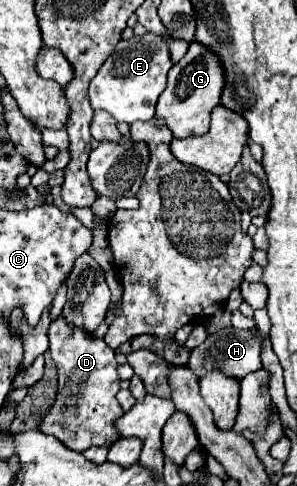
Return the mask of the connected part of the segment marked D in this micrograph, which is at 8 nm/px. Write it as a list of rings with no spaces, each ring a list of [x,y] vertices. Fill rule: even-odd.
[[[62,313],[50,323],[48,329],[50,355],[58,369],[58,397],[48,413],[40,419],[40,431],[44,435],[54,435],[62,445],[72,451],[86,451],[88,447],[110,447],[120,439],[116,421],[124,415],[116,393],[120,391],[120,379],[116,373],[114,351],[90,333],[72,327]],[[86,389],[86,393],[84,393]],[[80,395],[86,395],[84,399]]]

